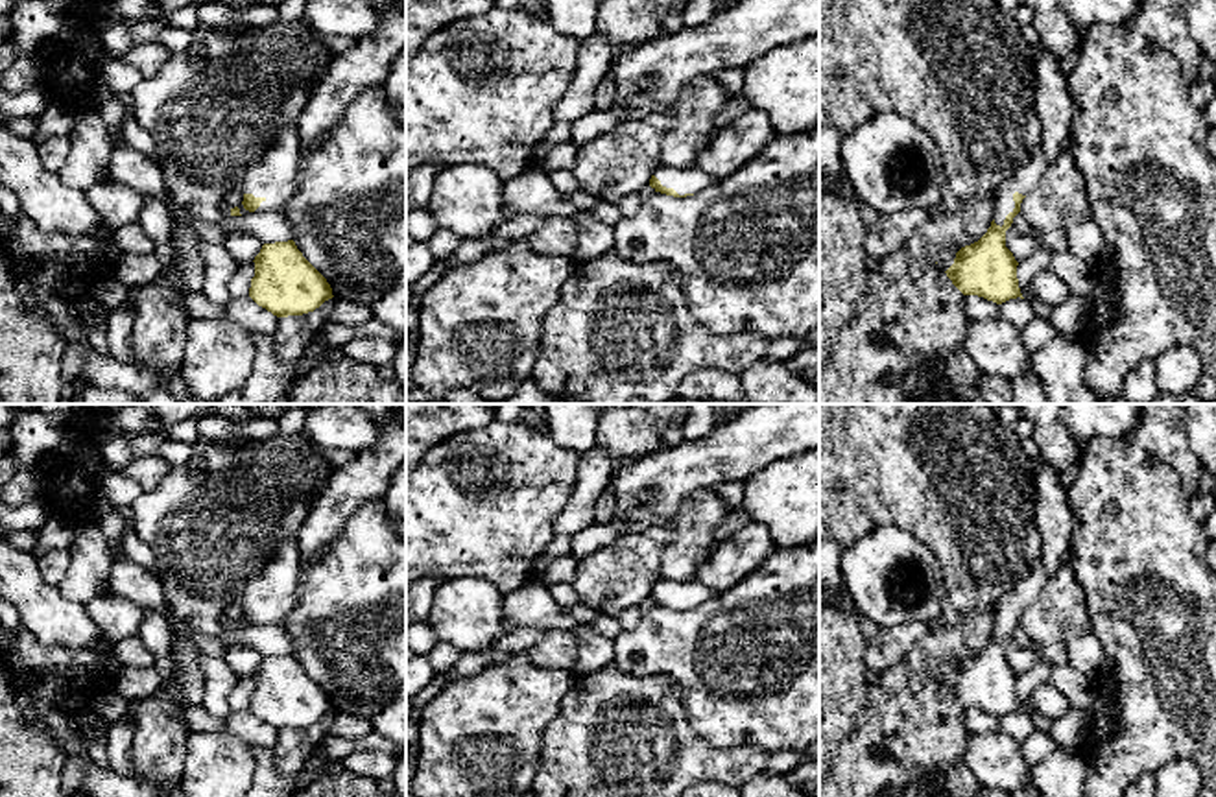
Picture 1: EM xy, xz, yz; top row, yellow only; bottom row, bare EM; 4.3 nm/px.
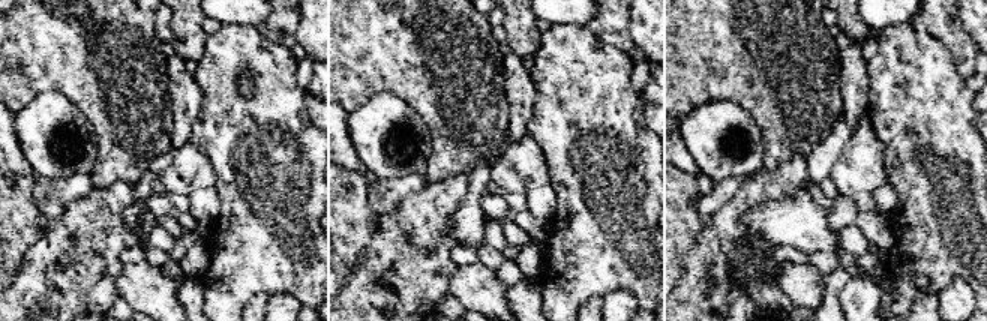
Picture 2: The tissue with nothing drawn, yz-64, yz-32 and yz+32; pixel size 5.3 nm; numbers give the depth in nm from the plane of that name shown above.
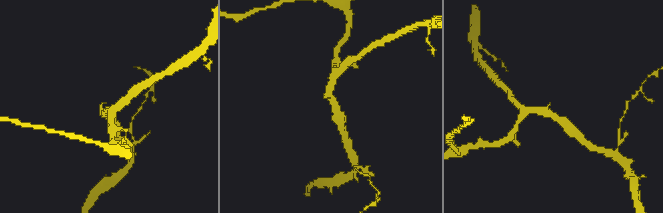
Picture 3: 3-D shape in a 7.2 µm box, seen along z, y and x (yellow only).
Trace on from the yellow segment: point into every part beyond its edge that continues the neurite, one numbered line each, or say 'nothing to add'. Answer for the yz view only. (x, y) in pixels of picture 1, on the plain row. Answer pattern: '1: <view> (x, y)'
1: yz (1026, 589)

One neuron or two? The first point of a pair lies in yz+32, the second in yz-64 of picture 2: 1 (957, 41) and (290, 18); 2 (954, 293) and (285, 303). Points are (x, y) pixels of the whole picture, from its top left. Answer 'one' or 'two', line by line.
1: one
2: one

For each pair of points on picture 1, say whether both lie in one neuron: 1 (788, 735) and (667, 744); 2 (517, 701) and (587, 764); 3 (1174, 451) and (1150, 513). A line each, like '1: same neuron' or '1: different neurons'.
1: different neurons
2: different neurons
3: different neurons

